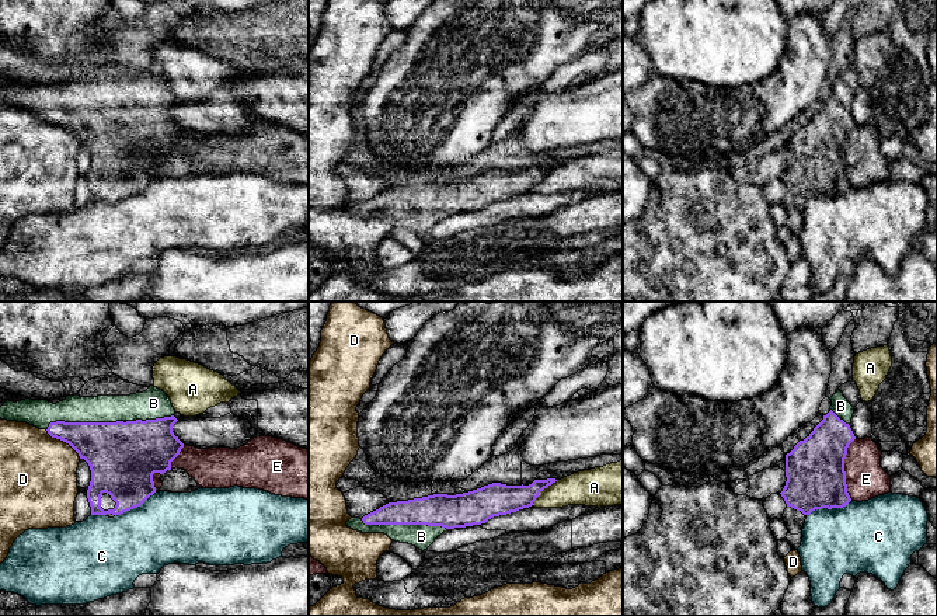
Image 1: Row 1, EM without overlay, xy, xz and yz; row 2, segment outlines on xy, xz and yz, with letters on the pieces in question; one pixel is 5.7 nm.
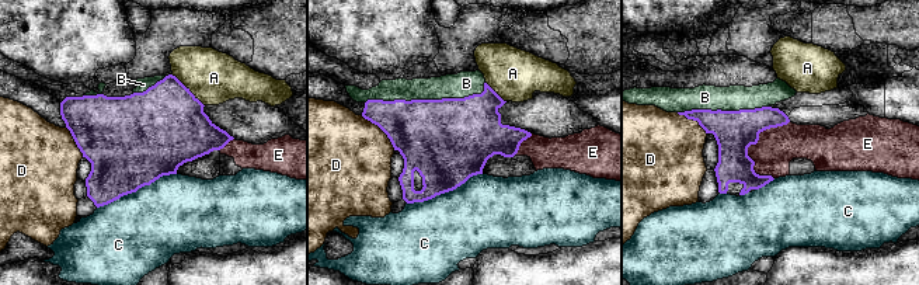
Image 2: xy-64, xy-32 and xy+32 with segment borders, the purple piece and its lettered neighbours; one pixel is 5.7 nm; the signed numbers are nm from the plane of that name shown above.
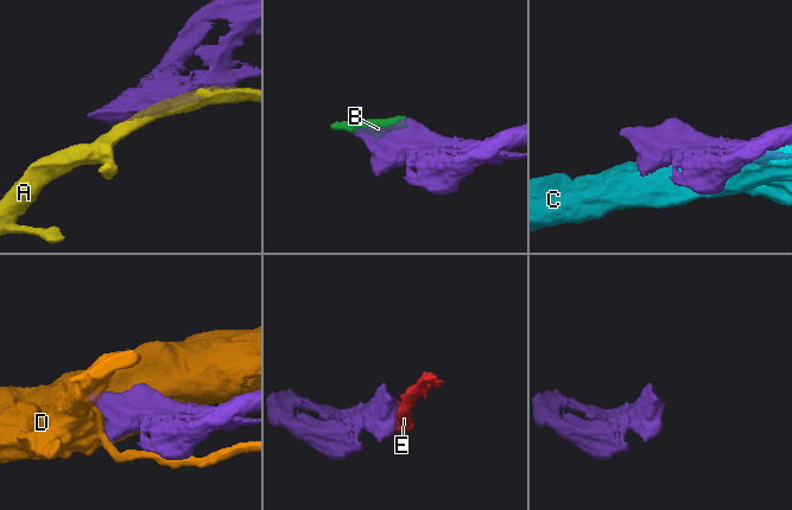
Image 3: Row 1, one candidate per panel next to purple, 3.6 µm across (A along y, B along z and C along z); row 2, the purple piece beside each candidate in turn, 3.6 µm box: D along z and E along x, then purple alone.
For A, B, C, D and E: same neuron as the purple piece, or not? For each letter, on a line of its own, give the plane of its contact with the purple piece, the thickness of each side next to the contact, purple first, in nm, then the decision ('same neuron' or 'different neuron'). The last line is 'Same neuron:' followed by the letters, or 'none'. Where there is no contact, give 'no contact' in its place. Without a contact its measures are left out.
A: meets purple in xz; 180 nm thick on the purple side, 190 nm on the other; different neuron
B: meets purple in xy; 400 nm thick on the purple side, 160 nm on the other; same neuron
C: meets purple in yz; 340 nm thick on the purple side, 400 nm on the other; different neuron
D: meets purple in xy; 280 nm thick on the purple side, 440 nm on the other; different neuron
E: meets purple in yz; 340 nm thick on the purple side, 220 nm on the other; different neuron
Same neuron: B

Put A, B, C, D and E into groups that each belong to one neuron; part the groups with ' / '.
A / B / C / D / E

